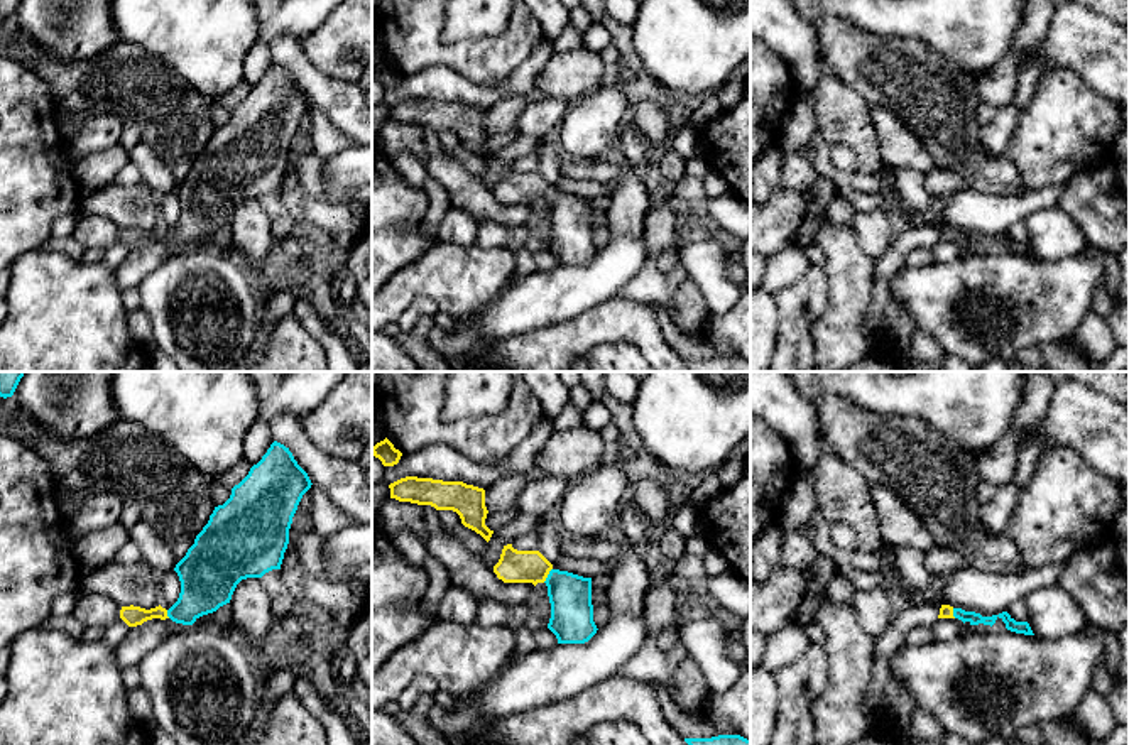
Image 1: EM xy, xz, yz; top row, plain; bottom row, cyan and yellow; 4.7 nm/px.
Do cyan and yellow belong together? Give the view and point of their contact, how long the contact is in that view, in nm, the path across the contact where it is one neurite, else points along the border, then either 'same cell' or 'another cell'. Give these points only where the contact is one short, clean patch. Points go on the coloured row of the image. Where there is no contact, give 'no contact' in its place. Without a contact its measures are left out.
contact xz (548, 575); length 80 nm; way xz (570, 595), (548, 575), (531, 566), (514, 566); same cell

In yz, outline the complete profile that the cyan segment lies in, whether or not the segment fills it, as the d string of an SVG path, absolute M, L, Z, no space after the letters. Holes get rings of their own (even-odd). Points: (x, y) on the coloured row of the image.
M941 605L938 618L958 618L963 623L968 622L970 625L994 625L997 618L1006 623L1006 628L1016 634L1034 635L1028 622L1016 622L1007 612L992 617L982 617L975 612L965 612L962 608L953 608L950 605Z

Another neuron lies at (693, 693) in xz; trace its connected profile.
M691 659L683 661L674 671L674 684L678 691L674 699L683 711L705 713L712 693L700 667Z

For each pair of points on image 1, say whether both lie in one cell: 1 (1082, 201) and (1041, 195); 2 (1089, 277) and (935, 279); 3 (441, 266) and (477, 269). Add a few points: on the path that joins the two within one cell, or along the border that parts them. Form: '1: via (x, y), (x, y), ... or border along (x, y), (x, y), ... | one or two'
1: border along (1063, 184), (1057, 206) | two
2: via (1050, 279), (974, 279) | one
3: via (450, 269), (469, 269) | one

